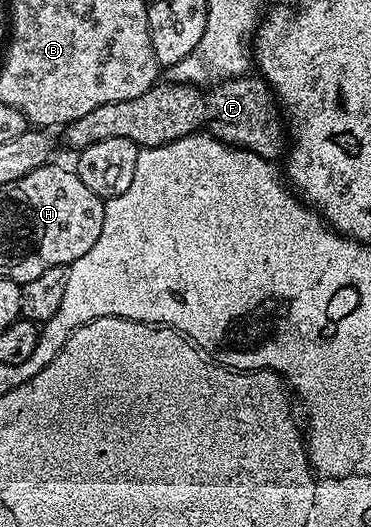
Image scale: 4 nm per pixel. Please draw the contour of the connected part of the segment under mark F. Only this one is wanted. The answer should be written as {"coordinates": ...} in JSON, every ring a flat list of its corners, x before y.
{"coordinates":[[244,74,238,78,212,82,206,86,157,82,149,90,145,90,145,94,137,94,137,98,125,98,125,102,108,102,106,106,97,106,97,110,66,125,61,135,72,150,78,150,85,146,93,146,93,142,101,142,104,138,129,138,129,142,139,145,140,149,156,148,177,138,199,133,212,136,215,140,220,140,222,144,229,144,233,148,247,148,250,152,256,152,261,158,272,162,278,161,278,156,280,155,280,159,285,152,285,128,281,123,280,109,273,99,267,81,255,74]]}

